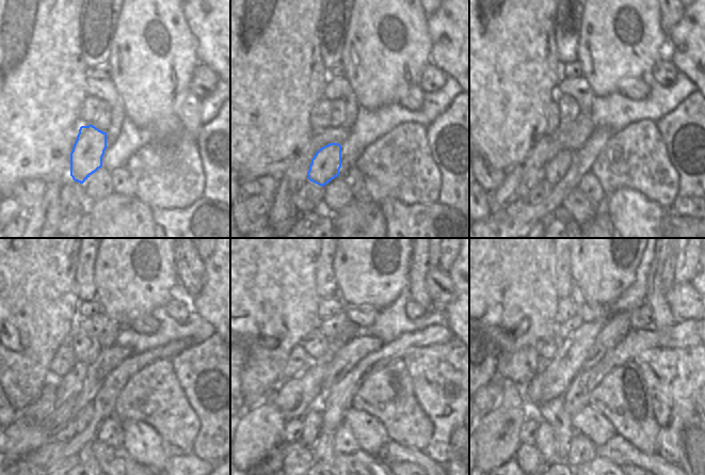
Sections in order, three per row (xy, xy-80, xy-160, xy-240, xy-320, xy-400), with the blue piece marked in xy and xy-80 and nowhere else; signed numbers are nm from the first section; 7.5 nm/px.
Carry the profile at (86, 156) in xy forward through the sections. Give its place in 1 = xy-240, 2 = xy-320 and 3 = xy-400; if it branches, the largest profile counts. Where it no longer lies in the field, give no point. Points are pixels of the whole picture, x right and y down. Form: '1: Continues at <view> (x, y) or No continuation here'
1: Continues at xy-240 (78, 410)
2: Continues at xy-320 (313, 420)
3: Continues at xy-400 (545, 441)

